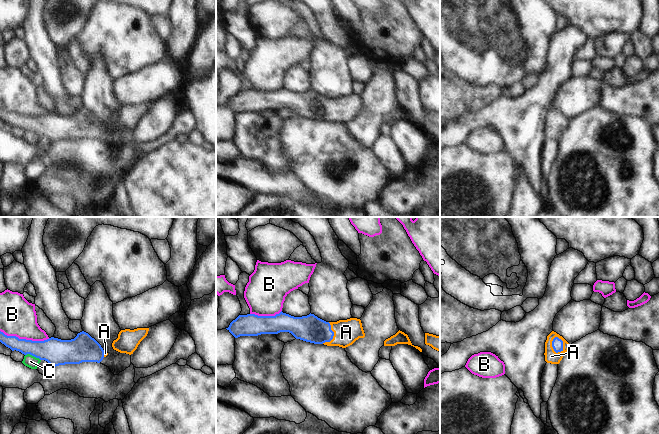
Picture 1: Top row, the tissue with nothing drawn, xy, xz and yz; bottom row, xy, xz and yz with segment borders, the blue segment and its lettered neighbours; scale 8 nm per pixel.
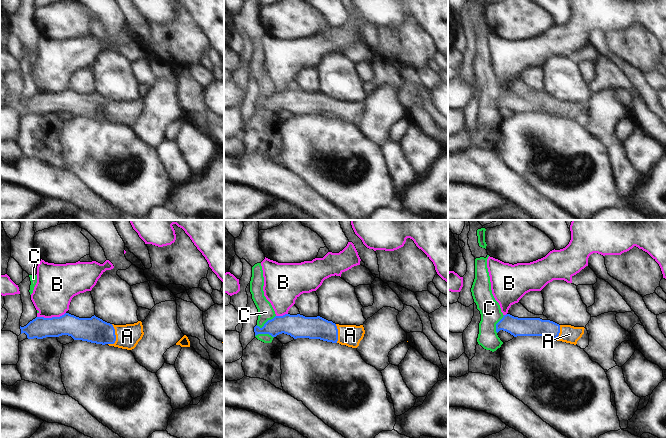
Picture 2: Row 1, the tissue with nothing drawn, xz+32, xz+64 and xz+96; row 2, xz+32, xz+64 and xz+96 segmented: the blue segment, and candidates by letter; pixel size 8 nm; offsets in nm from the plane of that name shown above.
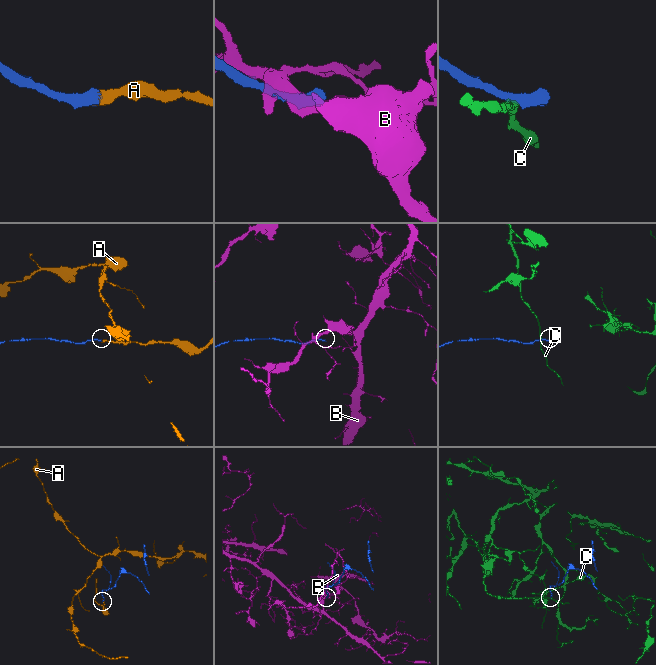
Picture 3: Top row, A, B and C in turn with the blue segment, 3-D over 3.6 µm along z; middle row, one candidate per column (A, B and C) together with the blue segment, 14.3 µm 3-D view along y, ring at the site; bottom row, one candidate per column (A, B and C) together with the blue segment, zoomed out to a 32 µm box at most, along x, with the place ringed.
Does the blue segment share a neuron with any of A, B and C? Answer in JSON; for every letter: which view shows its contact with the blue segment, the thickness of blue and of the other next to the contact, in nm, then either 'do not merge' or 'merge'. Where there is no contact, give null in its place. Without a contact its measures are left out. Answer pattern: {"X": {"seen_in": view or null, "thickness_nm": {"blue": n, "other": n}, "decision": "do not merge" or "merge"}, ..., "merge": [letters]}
{"A": {"seen_in": "yz", "thickness_nm": {"blue": 90, "other": 100}, "decision": "merge"}, "B": {"seen_in": "xy", "thickness_nm": {"blue": 200, "other": 300}, "decision": "do not merge"}, "C": {"seen_in": "xy", "thickness_nm": {"blue": 220, "other": 100}, "decision": "do not merge"}, "merge": ["A"]}

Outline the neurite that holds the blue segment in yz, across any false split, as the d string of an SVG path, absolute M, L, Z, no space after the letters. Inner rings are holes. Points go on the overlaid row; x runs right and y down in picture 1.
M552 331L545 342L545 361L551 364L559 364L569 346L569 343L562 336Z

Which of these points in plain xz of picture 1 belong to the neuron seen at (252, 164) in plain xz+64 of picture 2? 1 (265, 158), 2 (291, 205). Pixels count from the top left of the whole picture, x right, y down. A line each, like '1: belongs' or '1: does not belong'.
1: does not belong
2: does not belong

